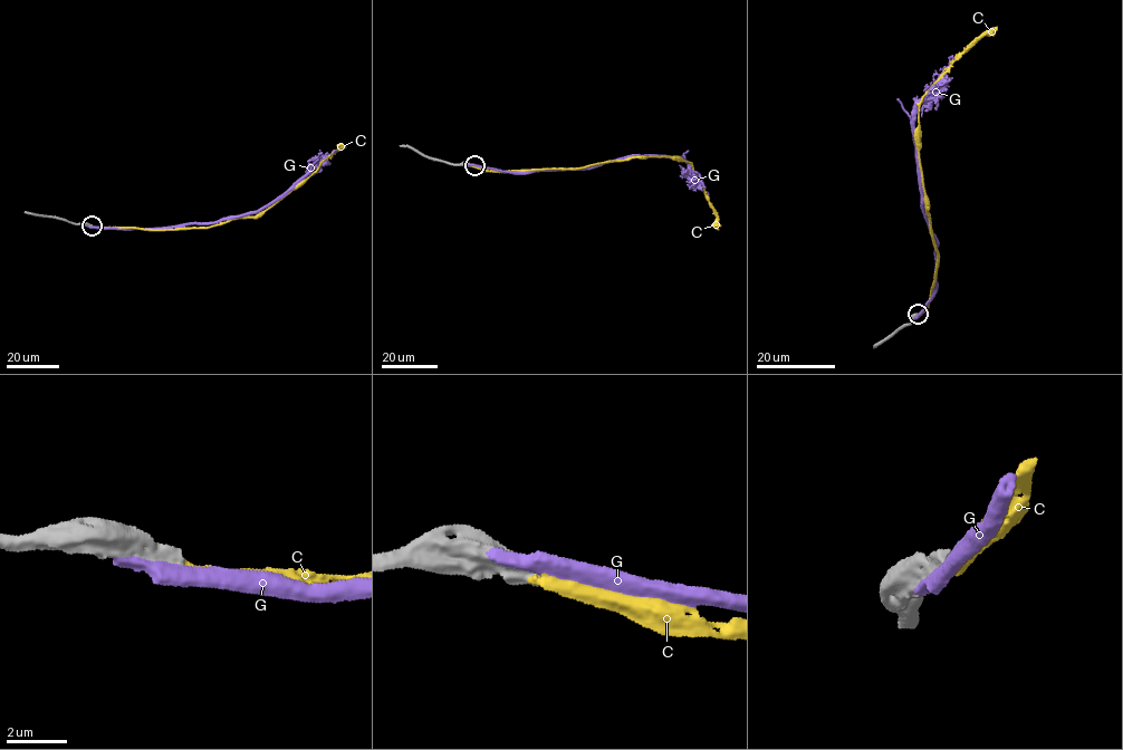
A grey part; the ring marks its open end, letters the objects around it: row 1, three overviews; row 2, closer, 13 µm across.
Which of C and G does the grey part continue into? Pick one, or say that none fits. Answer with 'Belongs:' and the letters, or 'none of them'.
Belongs: none of them

